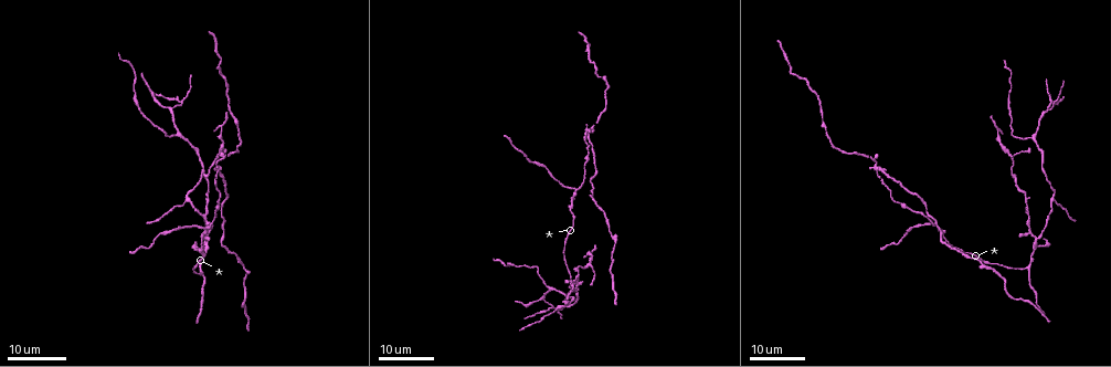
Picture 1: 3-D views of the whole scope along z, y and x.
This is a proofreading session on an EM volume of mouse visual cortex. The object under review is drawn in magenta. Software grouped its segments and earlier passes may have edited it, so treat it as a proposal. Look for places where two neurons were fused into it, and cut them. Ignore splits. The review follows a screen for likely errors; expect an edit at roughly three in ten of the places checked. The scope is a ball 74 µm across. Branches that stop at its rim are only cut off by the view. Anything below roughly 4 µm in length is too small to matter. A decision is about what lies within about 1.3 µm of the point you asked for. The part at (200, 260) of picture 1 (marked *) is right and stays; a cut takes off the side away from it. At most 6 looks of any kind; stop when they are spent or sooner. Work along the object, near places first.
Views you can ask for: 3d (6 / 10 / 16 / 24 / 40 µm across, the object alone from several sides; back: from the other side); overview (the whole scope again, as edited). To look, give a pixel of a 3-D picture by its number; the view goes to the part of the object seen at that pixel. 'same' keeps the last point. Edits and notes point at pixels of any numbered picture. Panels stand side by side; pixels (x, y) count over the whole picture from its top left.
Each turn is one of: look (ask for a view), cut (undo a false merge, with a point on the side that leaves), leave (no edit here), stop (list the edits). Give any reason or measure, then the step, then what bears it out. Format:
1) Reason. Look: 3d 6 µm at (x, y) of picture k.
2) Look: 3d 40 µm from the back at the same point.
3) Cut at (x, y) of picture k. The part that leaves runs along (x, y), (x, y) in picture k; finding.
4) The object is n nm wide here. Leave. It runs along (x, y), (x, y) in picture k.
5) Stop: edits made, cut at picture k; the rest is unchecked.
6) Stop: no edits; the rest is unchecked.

Branch point. Look: 3d 16 µm at (206, 229) of picture 1.

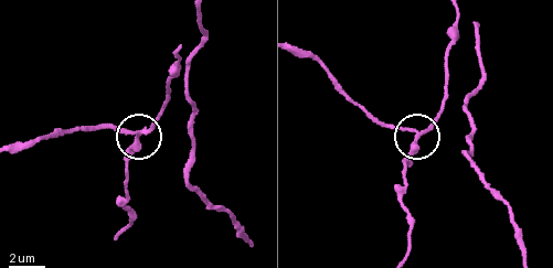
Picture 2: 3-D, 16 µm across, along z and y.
Look: 3d 6 µm at (417, 134) of picture 2.

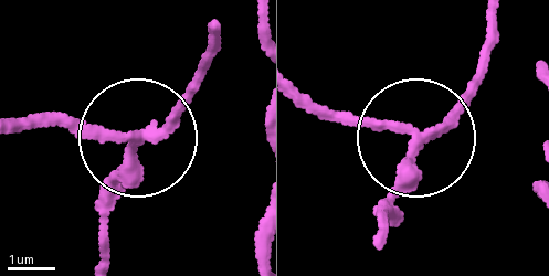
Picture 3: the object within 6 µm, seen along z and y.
3 arms meet here. Cut at (71, 126) of picture 3. The part that leaves runs along (136, 128), (21, 128) in picture 3; a second neuron is stuck on.

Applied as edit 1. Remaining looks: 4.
Look: overview.

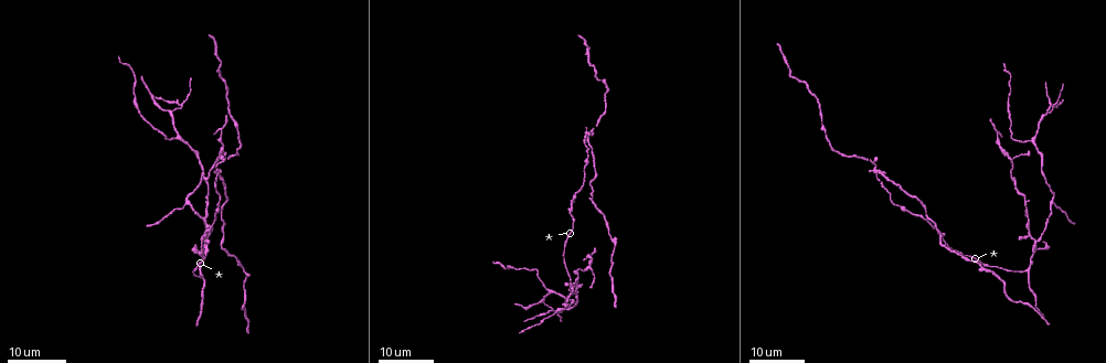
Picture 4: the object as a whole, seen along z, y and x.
A fork. Look: 3d 16 µm at (1027, 271) of picture 4.

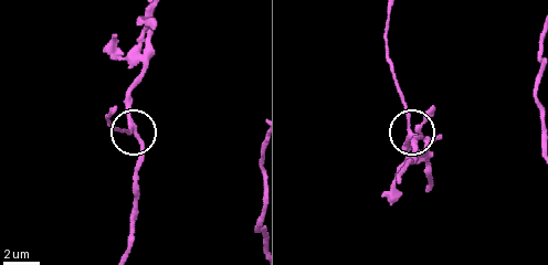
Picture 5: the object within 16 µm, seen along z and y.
Look: 3d 6 µm at (133, 125) of picture 5.

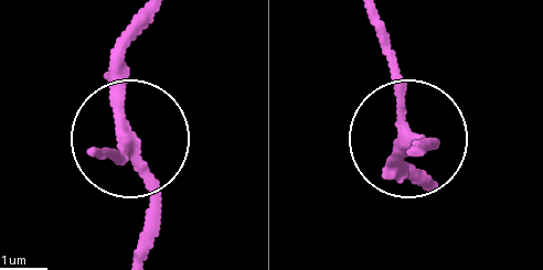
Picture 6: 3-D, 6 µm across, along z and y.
3 arms meet here. Leave. Continuous, no second neuron.

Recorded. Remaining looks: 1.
Stop: edits made, cut at picture 3; the rest is unchecked.

